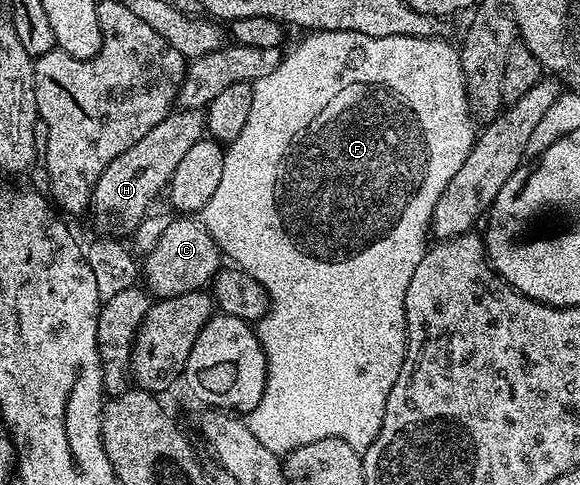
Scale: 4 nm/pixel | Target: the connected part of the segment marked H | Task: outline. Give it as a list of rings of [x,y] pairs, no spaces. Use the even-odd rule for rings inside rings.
[[[176,109],[167,115],[157,128],[145,132],[133,148],[121,152],[117,160],[113,160],[101,172],[95,190],[91,193],[90,213],[95,213],[95,222],[102,233],[107,236],[123,236],[131,234],[143,222],[147,209],[155,202],[158,194],[162,195],[171,184],[173,172],[177,172],[177,164],[205,136],[207,116],[202,109]]]

